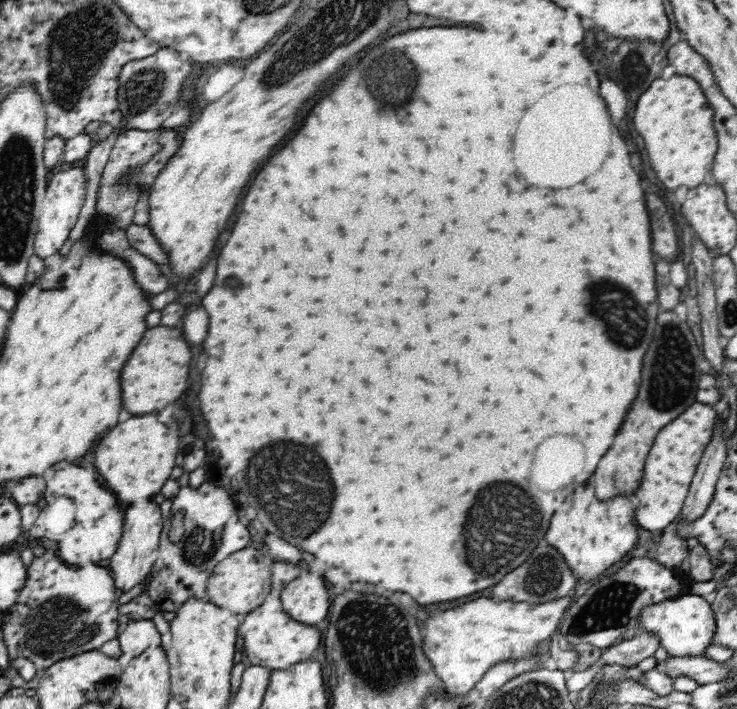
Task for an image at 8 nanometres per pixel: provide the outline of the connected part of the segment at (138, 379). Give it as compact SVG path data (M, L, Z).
M168 326L148 330L142 344L136 346L134 356L130 356L130 362L126 362L126 368L122 370L124 408L128 408L132 414L150 414L178 400L188 388L190 358L190 346L180 330Z

